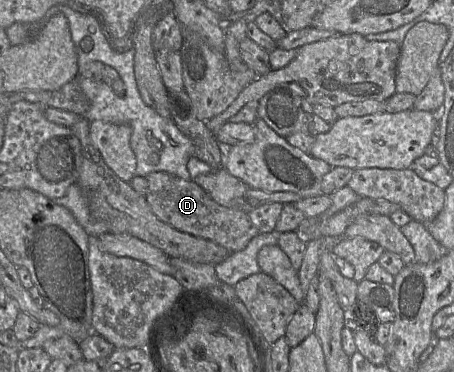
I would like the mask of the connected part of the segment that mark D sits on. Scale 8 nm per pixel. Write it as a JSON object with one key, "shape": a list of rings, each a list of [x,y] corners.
{"shape":[[[152,172],[144,177],[148,182],[145,199],[153,214],[178,231],[212,241],[231,253],[243,250],[259,230],[242,209],[216,203],[199,185],[167,172]]]}

